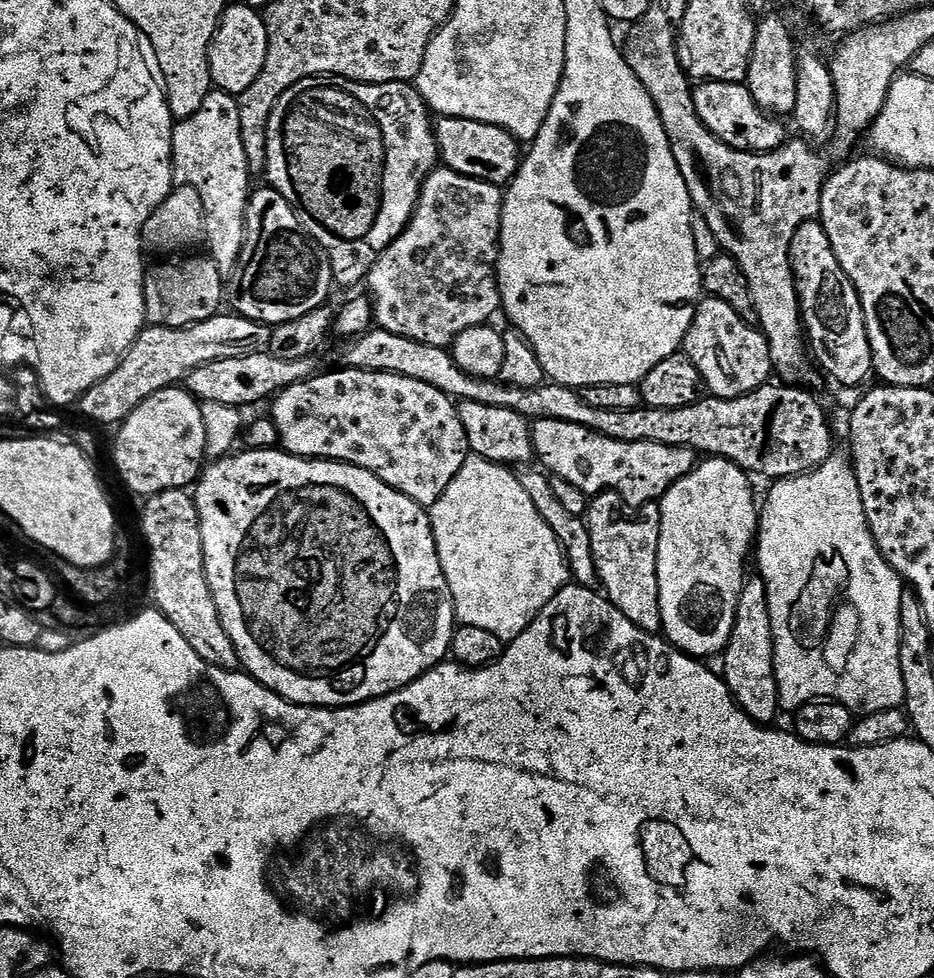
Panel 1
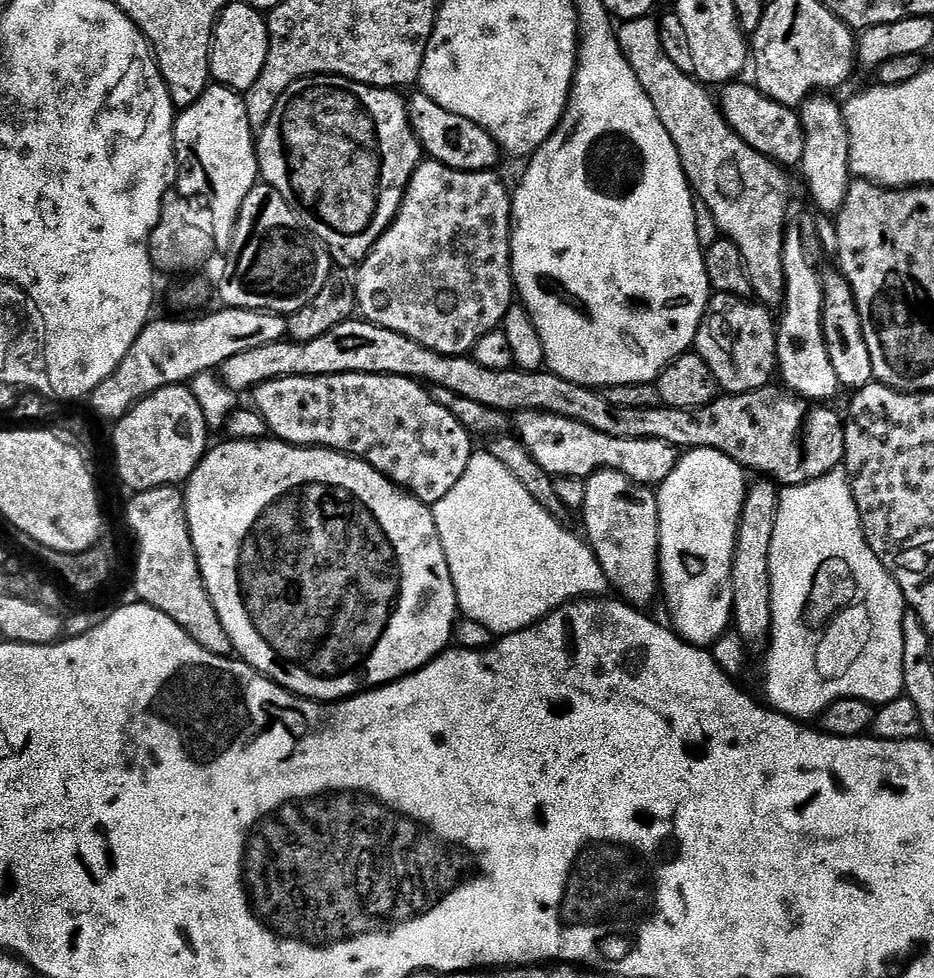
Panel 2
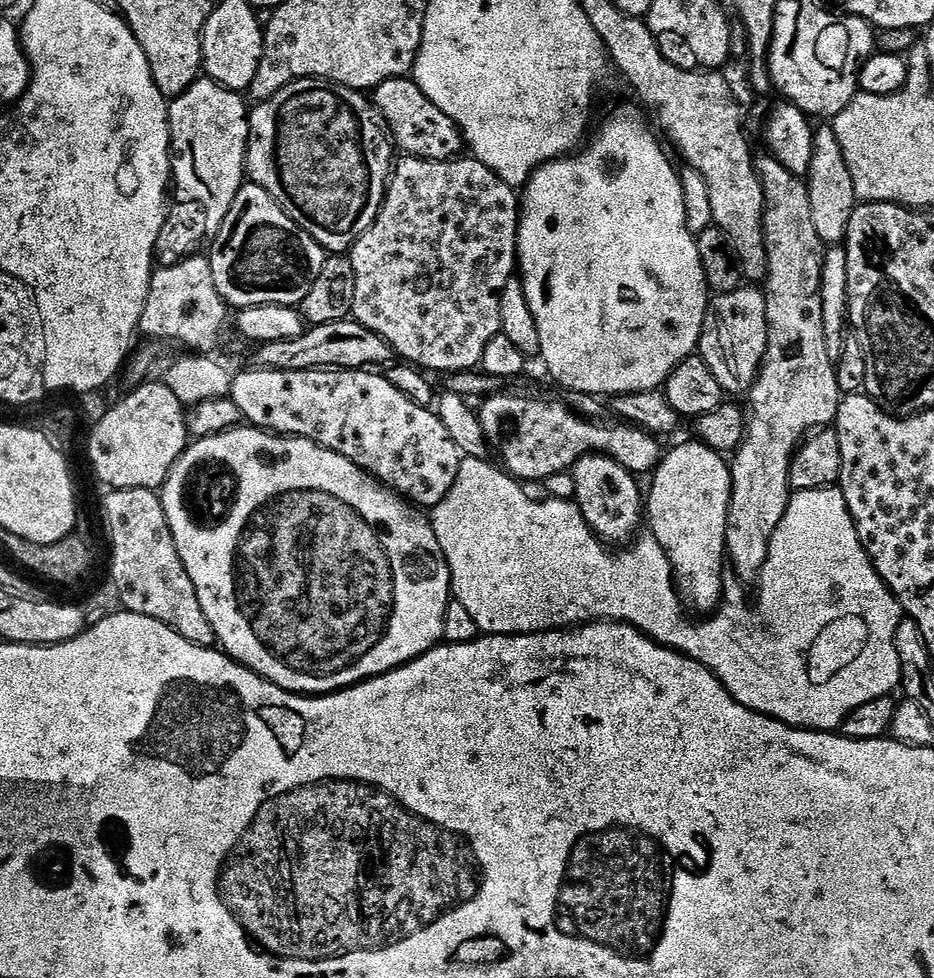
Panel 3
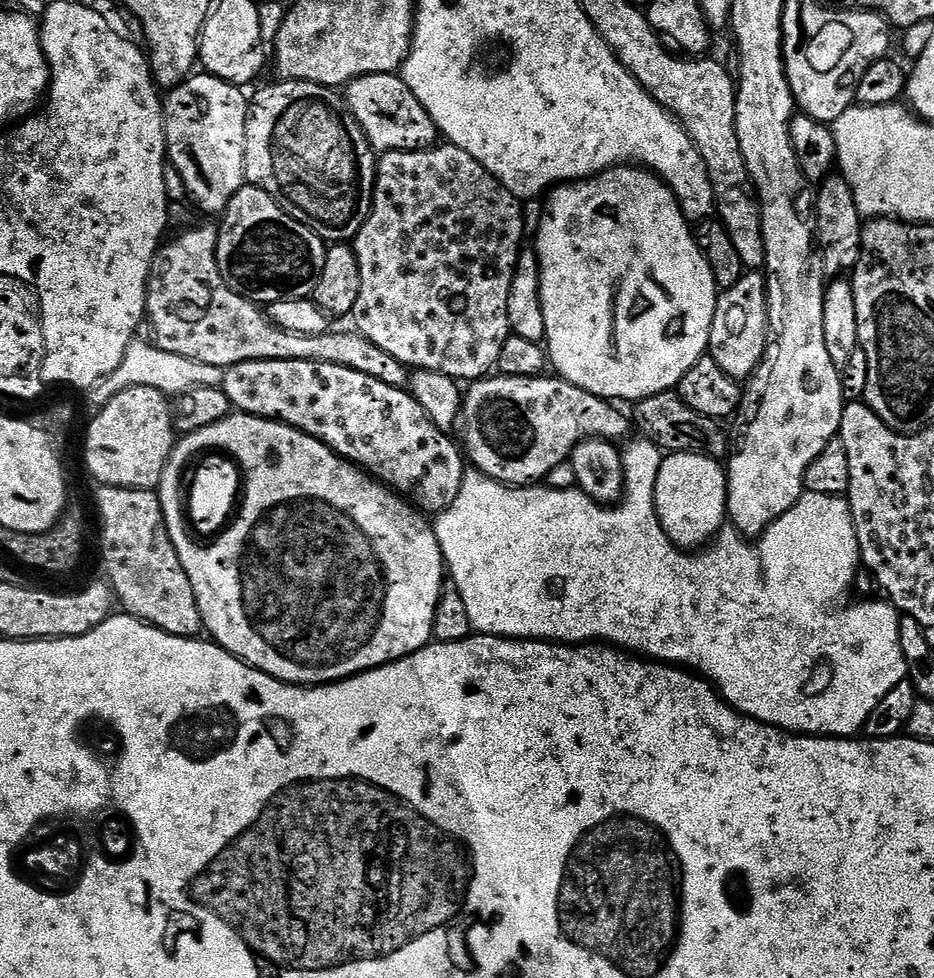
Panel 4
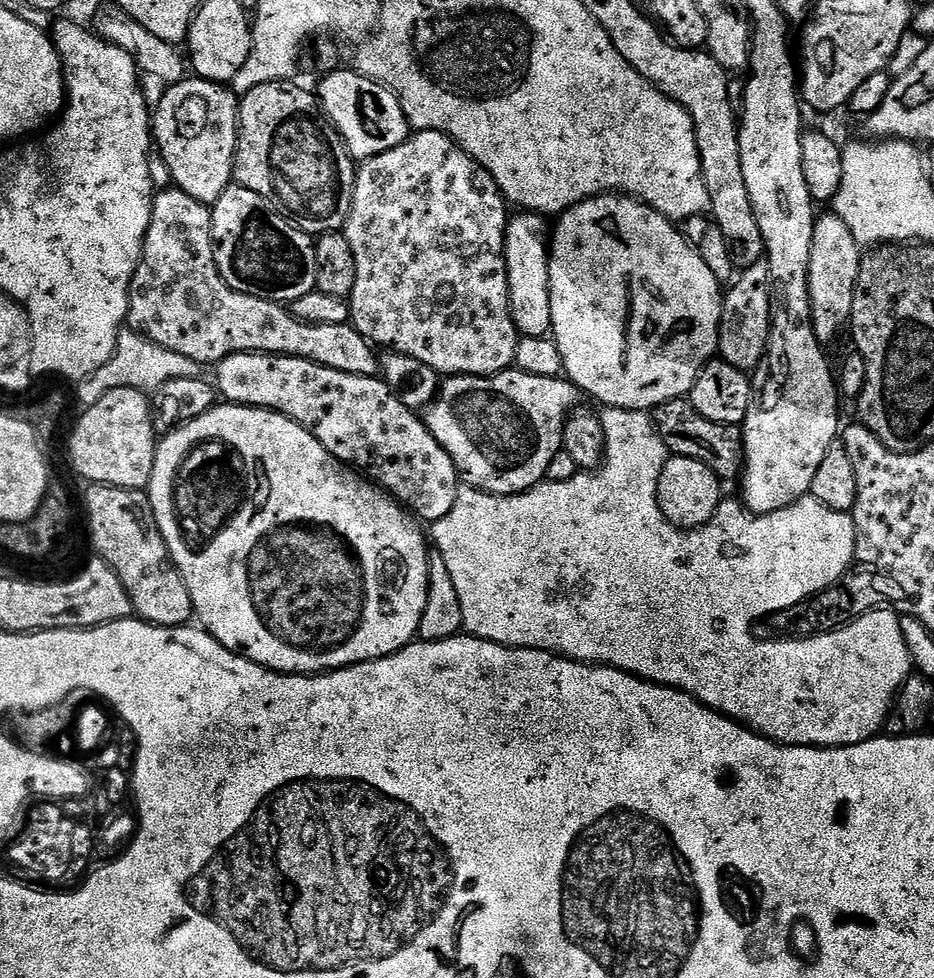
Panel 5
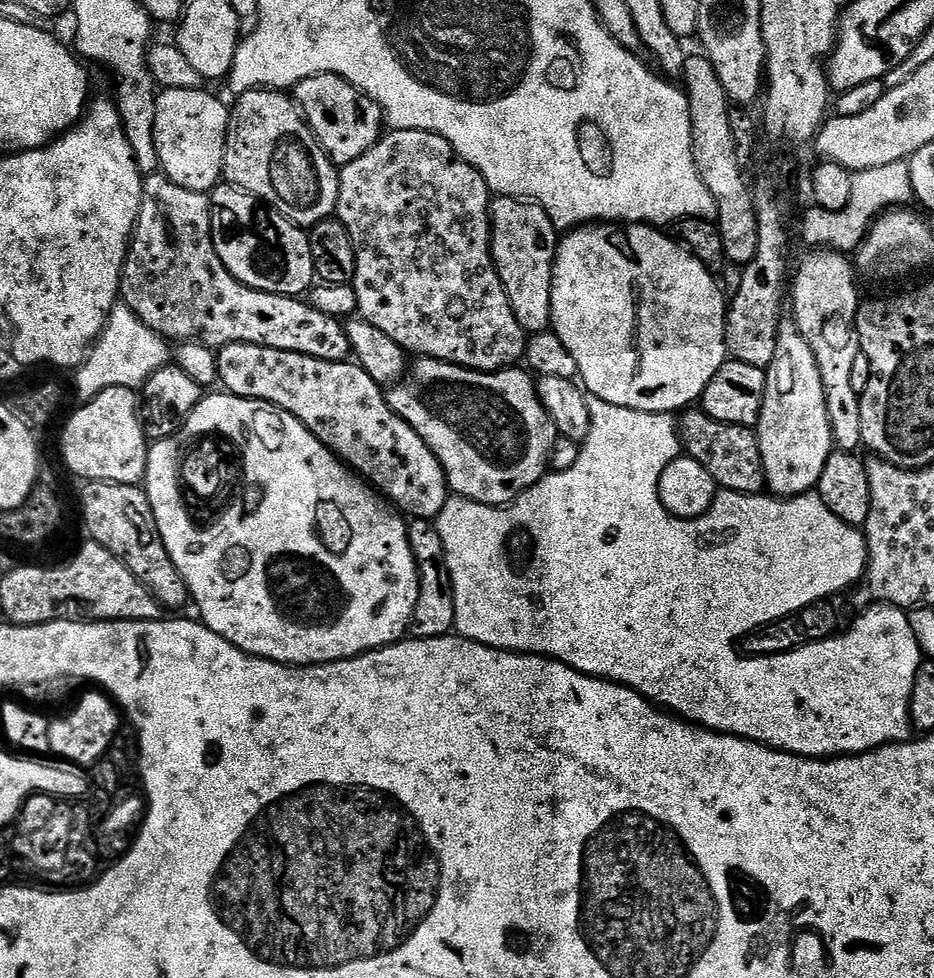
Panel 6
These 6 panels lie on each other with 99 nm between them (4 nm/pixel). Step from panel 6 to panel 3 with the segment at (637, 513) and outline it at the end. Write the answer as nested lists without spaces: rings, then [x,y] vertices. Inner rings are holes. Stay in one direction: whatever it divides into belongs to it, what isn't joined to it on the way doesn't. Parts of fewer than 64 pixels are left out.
[[[461,459],[458,478],[454,482],[450,494],[446,494],[446,498],[442,498],[442,502],[430,512],[432,529],[442,546],[448,569],[452,575],[453,597],[460,600],[462,606],[466,606],[466,611],[470,614],[470,618],[474,618],[476,627],[481,633],[489,636],[531,636],[534,632],[568,630],[573,626],[589,622],[629,624],[637,628],[639,632],[643,632],[645,636],[650,637],[656,644],[660,644],[664,648],[673,648],[683,656],[689,656],[702,666],[711,668],[713,674],[726,686],[728,693],[752,712],[760,712],[763,716],[773,716],[774,719],[781,720],[791,728],[807,728],[810,732],[836,732],[844,721],[859,708],[883,696],[892,696],[895,688],[901,687],[902,677],[900,655],[896,649],[896,632],[900,628],[902,609],[900,603],[896,601],[895,594],[889,588],[880,588],[880,584],[884,580],[876,580],[876,567],[872,565],[872,559],[868,557],[868,552],[858,538],[856,524],[852,521],[852,515],[846,506],[846,498],[840,493],[839,487],[815,488],[791,493],[786,514],[782,518],[778,530],[774,530],[774,538],[770,538],[770,554],[766,558],[766,566],[762,570],[758,587],[755,589],[755,591],[757,590],[756,605],[753,608],[747,608],[740,600],[734,601],[733,604],[725,603],[718,612],[718,616],[724,619],[724,633],[712,644],[710,625],[695,624],[694,621],[684,617],[685,605],[678,595],[676,578],[672,575],[672,567],[666,558],[666,550],[662,550],[662,546],[658,546],[658,542],[651,534],[641,535],[631,546],[613,551],[609,545],[593,534],[591,526],[586,522],[582,510],[576,503],[570,500],[551,498],[531,500],[524,493],[525,485],[521,481],[509,475],[503,467],[495,468],[494,465],[488,463],[487,459]]]

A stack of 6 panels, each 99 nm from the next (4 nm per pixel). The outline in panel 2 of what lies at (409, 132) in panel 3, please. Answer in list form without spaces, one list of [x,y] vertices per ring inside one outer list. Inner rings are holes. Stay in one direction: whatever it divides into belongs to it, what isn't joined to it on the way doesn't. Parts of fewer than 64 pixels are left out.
[[[423,90],[417,91],[417,96],[409,99],[407,105],[412,130],[427,159],[437,160],[447,168],[463,172],[491,172],[497,167],[495,164],[502,160],[499,146],[490,134],[486,134],[486,130],[482,130],[482,126],[458,114],[450,114],[450,110],[438,106],[438,102],[431,100]]]

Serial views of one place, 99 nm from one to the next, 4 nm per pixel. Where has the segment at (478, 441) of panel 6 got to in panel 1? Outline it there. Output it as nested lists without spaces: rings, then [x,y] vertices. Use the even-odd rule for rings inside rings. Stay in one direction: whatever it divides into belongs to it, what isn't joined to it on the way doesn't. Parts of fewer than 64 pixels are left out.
[[[557,420],[532,424],[532,447],[539,463],[552,476],[566,478],[589,498],[600,492],[617,492],[628,504],[655,504],[686,474],[697,467],[698,456],[691,448],[675,448],[654,442],[618,442],[586,426]]]

